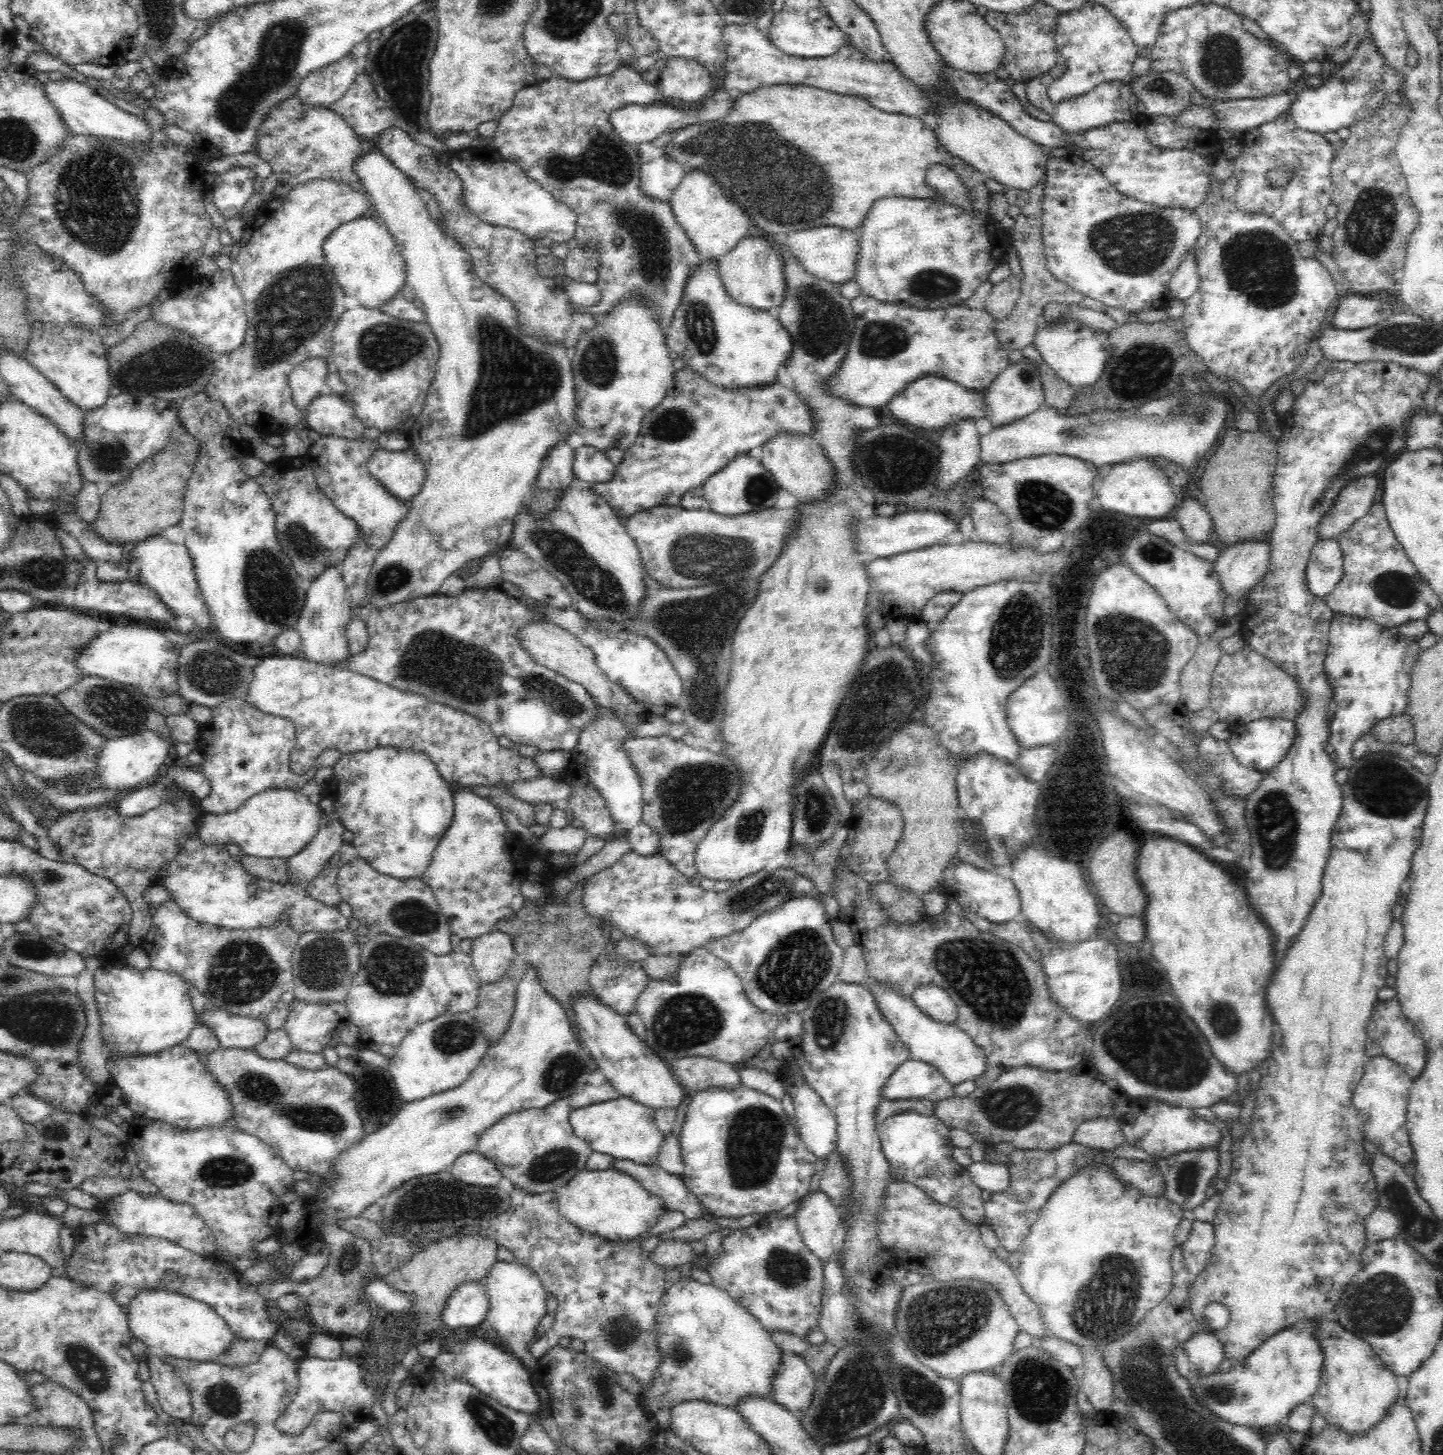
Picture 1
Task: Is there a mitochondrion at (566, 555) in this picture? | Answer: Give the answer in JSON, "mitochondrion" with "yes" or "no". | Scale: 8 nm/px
{"mitochondrion":"yes"}

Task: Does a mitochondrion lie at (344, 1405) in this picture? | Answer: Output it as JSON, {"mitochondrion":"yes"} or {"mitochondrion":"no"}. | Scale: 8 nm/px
{"mitochondrion":"no"}

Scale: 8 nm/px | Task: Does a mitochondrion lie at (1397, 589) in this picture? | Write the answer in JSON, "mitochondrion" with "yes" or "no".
{"mitochondrion":"yes"}

